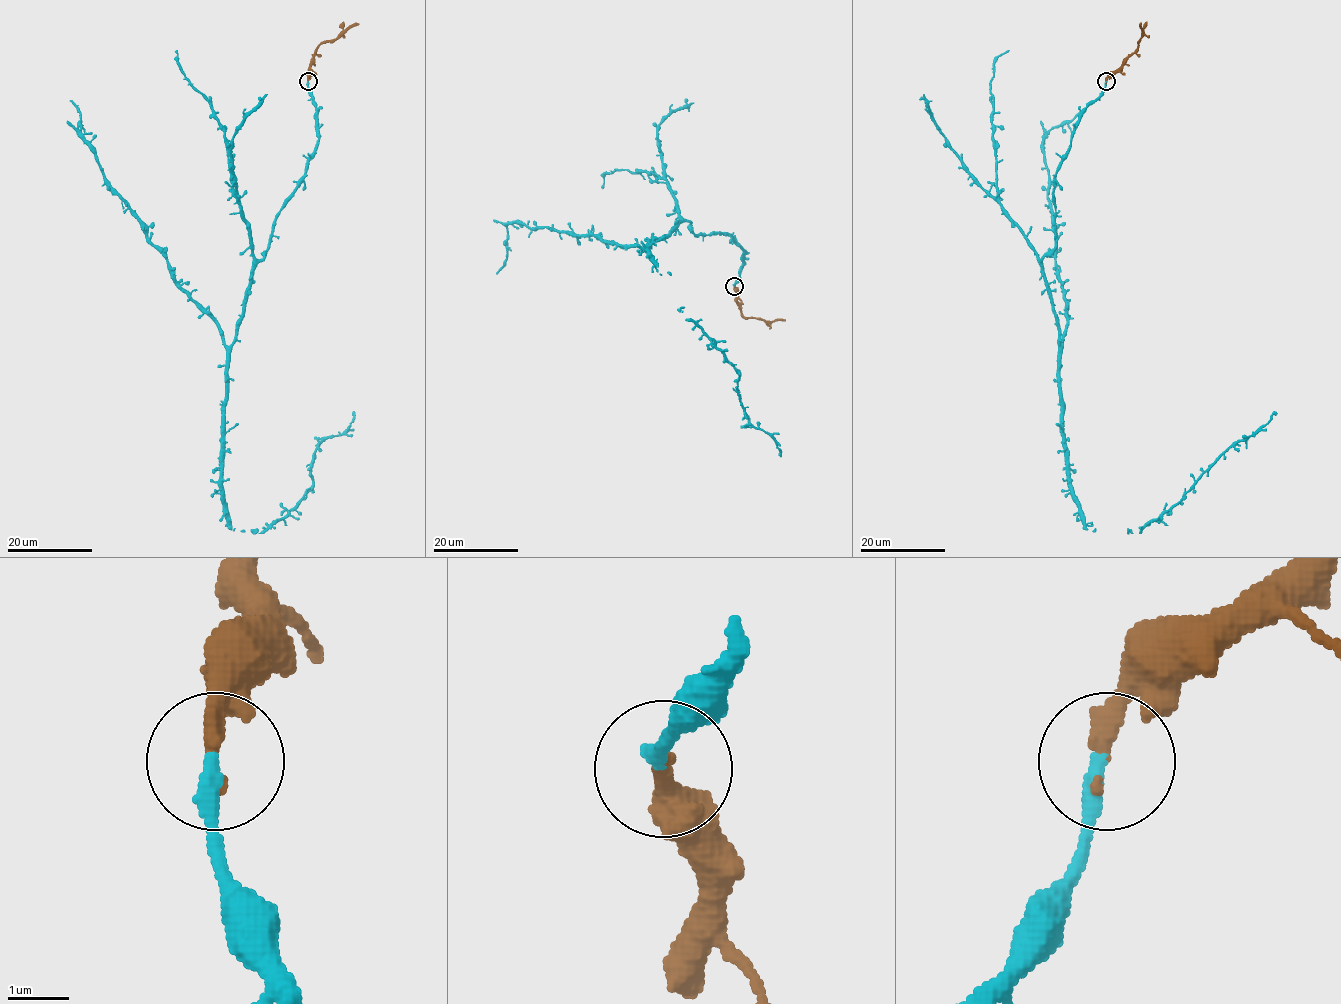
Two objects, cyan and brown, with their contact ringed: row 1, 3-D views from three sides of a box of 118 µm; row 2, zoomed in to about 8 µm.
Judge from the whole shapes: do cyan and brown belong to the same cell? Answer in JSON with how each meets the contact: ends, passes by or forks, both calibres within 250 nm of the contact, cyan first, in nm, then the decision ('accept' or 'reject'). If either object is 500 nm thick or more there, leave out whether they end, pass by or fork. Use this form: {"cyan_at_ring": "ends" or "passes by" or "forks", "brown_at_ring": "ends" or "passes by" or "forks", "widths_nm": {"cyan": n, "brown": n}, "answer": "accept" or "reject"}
{"cyan_at_ring": "ends", "brown_at_ring": "ends", "widths_nm": {"cyan": 320, "brown": 320}, "answer": "accept"}

